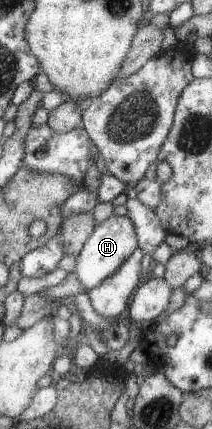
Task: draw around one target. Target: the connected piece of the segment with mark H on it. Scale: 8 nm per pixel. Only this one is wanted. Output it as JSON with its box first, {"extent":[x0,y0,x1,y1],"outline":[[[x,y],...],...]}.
{"extent":[72,214,136,293],"outline":[[[111,214],[101,223],[97,223],[82,245],[72,272],[77,277],[81,291],[87,293],[98,283],[101,283],[107,276],[113,274],[131,255],[131,252],[133,252],[135,248],[136,233],[132,221],[126,215],[113,216],[113,214]]]}

